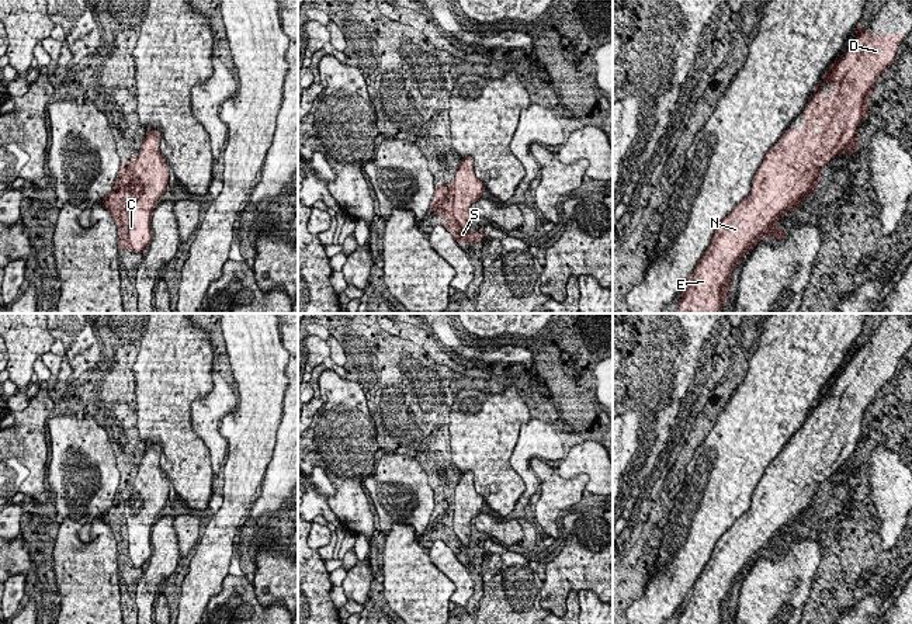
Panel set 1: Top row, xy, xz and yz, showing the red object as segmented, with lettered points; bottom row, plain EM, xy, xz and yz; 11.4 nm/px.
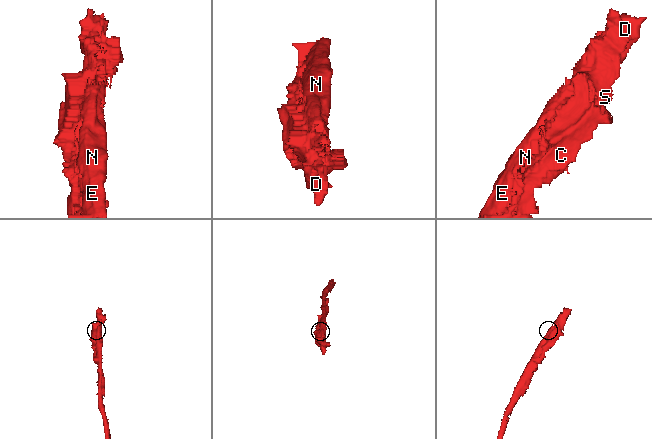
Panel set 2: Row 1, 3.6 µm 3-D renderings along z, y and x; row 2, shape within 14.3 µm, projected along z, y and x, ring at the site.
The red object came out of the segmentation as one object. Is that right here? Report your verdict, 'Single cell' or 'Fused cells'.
Single cell

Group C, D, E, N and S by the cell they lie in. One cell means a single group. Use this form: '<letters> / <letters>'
C D E N S

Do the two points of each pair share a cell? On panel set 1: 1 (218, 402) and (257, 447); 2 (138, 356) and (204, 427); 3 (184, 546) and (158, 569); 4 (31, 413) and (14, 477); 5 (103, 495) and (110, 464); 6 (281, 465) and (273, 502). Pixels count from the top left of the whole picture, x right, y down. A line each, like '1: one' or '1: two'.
1: two
2: two
3: two
4: two
5: one
6: one

